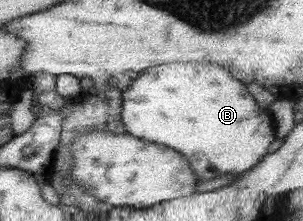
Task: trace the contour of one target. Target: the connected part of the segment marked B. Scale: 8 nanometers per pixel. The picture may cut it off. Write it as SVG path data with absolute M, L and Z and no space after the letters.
M167 63L167 65L151 67L147 71L143 71L131 85L127 86L127 90L121 93L121 100L122 110L120 117L126 133L143 141L169 147L177 151L177 153L180 153L189 162L190 168L194 173L195 181L199 182L225 174L233 174L239 177L244 171L251 169L256 163L261 161L261 158L267 154L269 143L275 138L272 117L267 110L255 105L253 97L246 91L243 83L235 80L235 78L231 79L231 76L229 76L229 73L225 69L221 69L219 65L211 65L211 63Z

